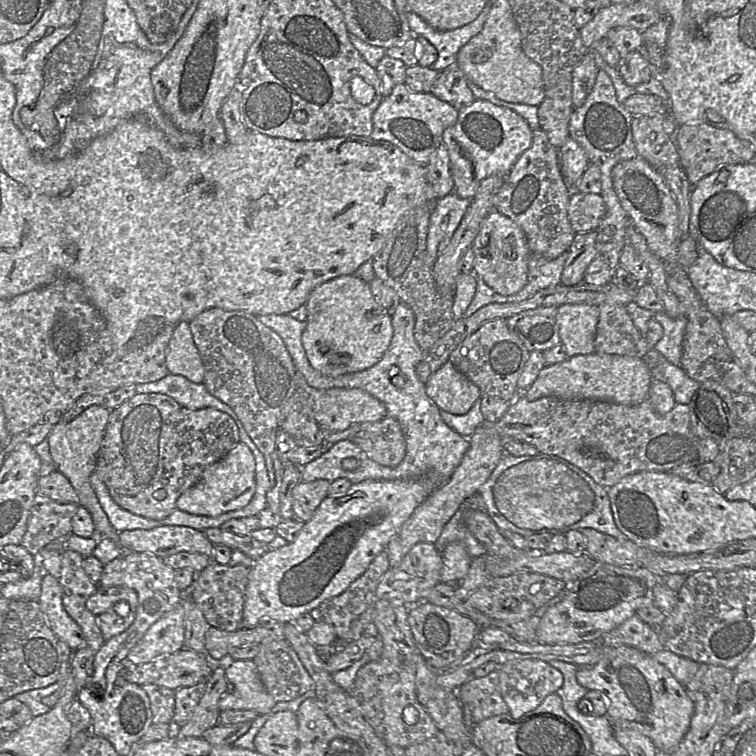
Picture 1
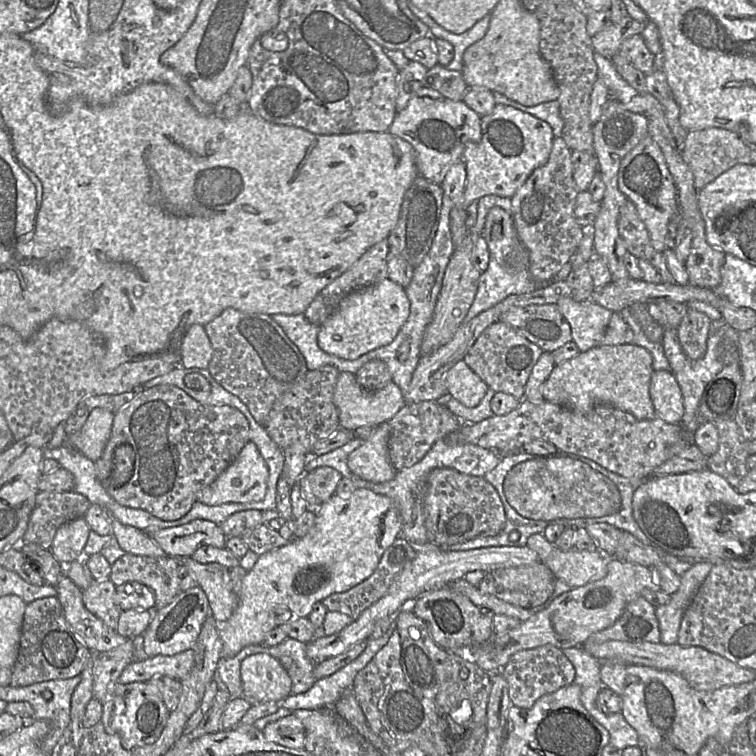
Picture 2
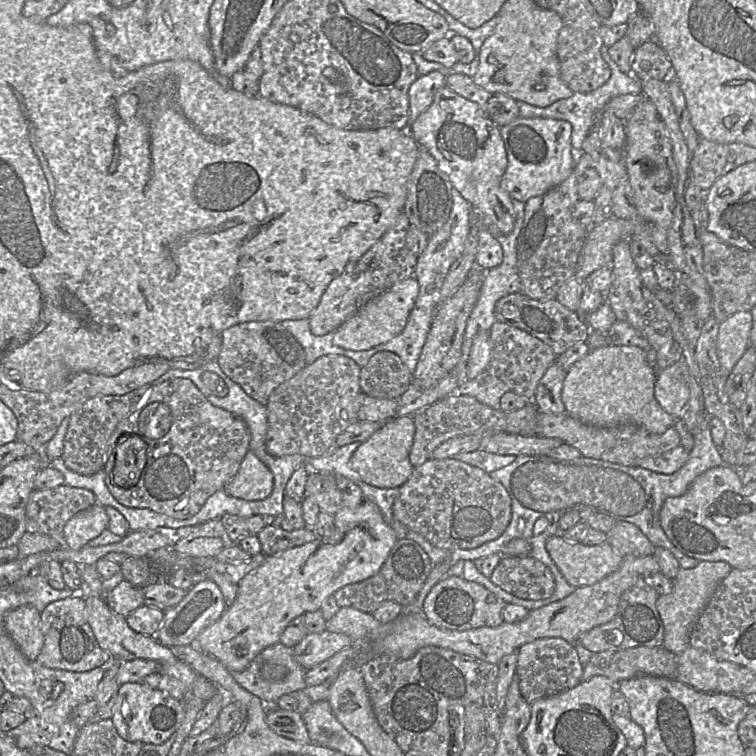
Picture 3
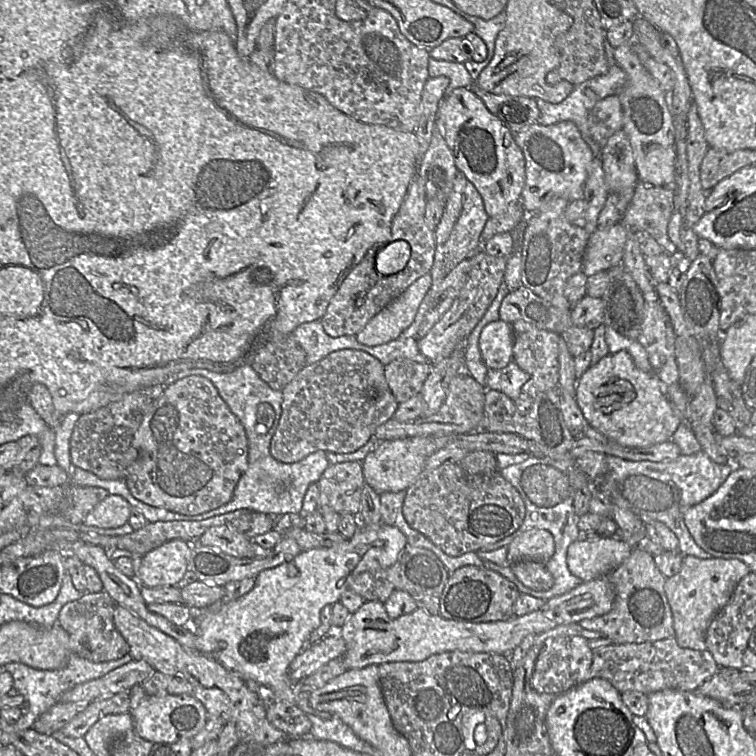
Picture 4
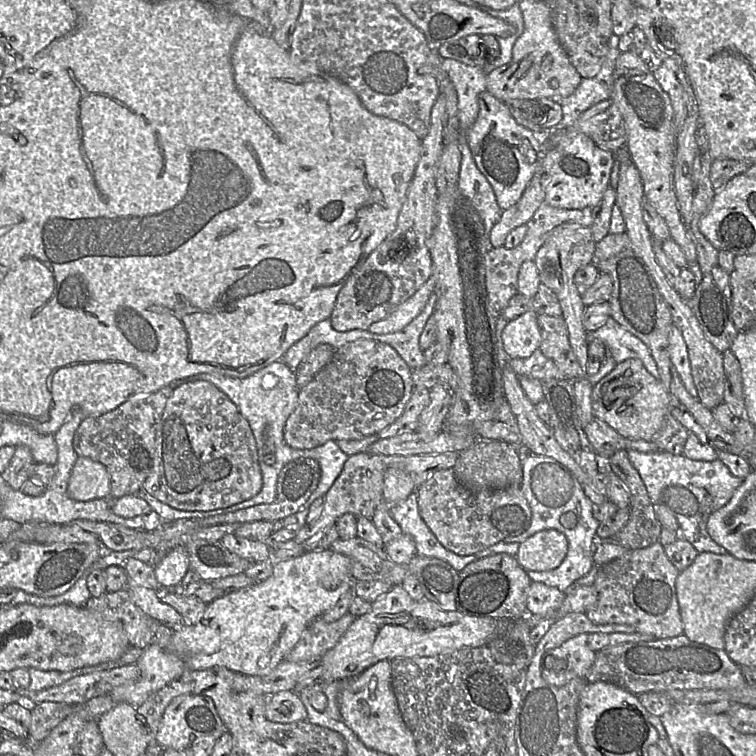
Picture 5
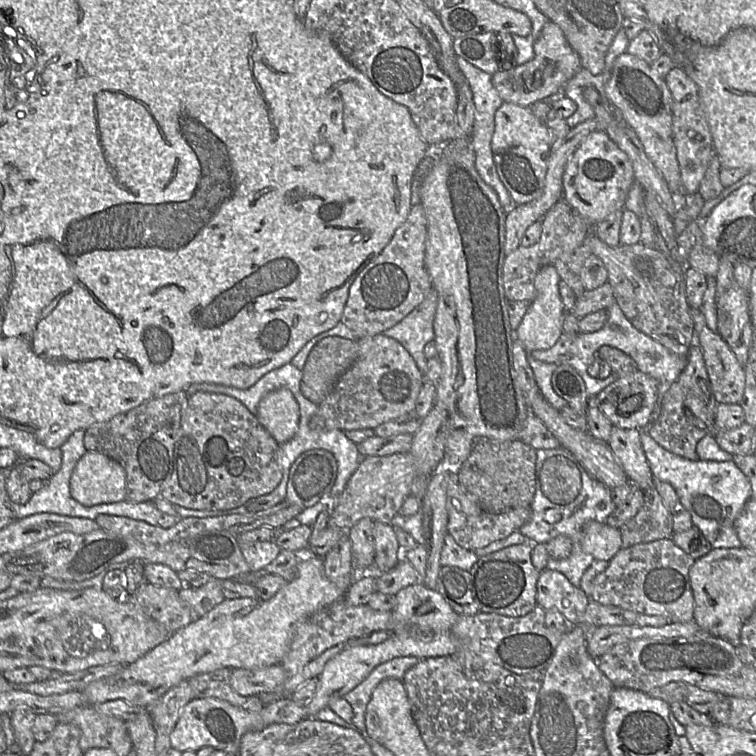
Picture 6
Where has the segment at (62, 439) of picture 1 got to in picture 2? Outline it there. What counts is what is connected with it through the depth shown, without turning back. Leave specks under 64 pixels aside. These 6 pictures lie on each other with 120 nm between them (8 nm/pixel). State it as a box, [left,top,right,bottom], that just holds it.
[67,407,167,556]

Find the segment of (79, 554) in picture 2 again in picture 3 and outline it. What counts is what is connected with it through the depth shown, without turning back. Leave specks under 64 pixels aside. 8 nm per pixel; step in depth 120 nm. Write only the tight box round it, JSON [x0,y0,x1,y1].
[62,504,108,550]

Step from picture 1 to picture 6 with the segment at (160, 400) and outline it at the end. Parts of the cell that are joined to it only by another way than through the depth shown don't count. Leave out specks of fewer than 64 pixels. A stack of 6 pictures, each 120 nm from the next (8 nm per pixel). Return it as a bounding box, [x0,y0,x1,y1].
[159,392,283,510]

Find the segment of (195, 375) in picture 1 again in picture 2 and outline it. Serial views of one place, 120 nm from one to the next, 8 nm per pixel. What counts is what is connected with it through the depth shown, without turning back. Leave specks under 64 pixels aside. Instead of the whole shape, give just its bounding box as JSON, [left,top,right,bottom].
[179,324,213,369]

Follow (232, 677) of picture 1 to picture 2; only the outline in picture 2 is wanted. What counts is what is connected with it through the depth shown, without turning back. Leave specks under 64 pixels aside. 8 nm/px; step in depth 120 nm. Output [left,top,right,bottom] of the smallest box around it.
[240,653,292,703]

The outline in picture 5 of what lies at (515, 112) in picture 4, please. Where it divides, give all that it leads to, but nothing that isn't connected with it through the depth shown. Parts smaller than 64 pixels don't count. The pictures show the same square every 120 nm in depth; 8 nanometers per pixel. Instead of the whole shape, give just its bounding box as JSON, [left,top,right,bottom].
[510,98,563,132]

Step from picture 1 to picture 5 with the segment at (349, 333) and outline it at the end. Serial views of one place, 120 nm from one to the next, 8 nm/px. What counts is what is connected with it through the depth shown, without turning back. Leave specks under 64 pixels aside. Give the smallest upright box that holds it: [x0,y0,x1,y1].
[368,277,434,334]

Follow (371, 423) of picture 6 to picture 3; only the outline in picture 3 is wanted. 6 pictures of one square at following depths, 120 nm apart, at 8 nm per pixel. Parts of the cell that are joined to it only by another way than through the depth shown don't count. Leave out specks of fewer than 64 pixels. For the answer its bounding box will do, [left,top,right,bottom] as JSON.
[266,355,366,458]

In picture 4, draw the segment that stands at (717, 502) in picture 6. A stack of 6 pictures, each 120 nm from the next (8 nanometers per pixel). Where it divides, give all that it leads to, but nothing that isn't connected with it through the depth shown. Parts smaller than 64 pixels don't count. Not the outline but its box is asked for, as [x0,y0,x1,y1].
[592,450,737,559]

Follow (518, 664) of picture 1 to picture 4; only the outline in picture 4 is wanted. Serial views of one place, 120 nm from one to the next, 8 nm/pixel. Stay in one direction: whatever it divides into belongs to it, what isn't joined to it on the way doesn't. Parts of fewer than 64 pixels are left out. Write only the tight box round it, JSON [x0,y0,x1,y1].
[531,636,593,695]

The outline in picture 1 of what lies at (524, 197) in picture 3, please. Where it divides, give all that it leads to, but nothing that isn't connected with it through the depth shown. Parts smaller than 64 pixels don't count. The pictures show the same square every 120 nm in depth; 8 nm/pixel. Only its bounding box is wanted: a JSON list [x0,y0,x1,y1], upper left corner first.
[443,99,533,200]

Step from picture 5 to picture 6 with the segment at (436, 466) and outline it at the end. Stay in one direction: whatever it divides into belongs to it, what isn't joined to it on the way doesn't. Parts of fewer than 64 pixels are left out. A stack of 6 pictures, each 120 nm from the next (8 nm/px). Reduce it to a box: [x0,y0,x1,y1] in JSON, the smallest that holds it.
[328,451,415,530]

